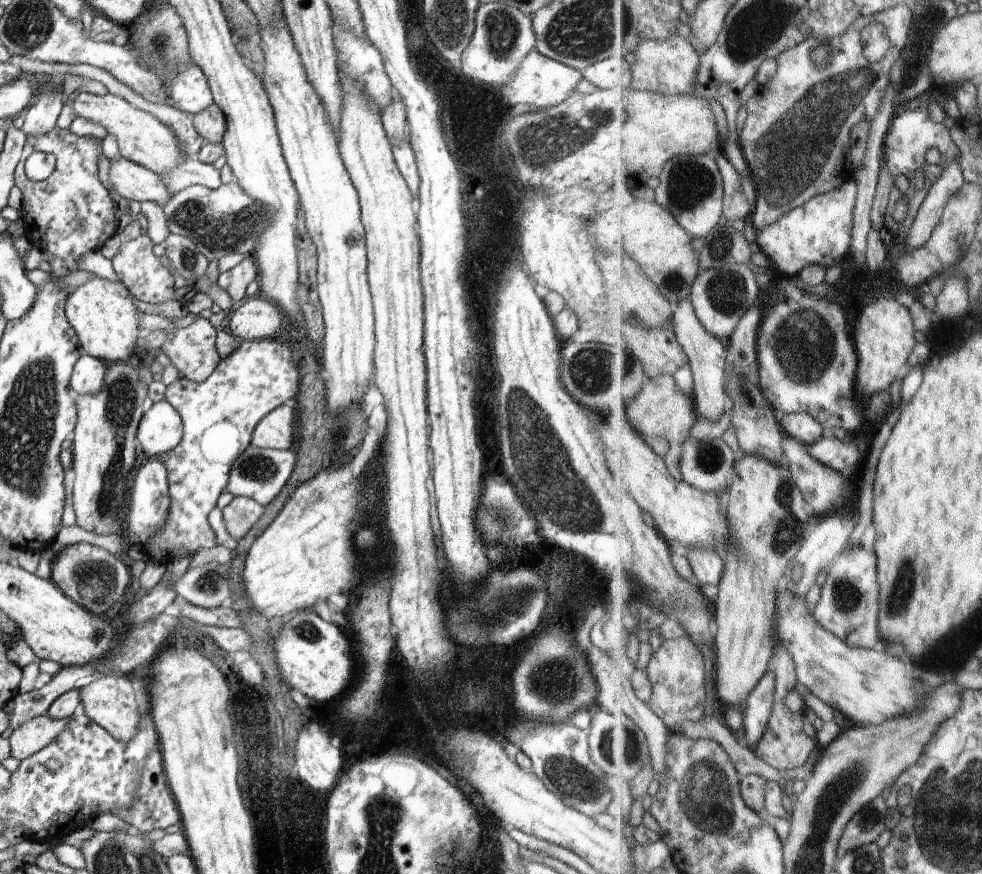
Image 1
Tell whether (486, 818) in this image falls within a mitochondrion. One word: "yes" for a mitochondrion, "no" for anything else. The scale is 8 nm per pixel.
no

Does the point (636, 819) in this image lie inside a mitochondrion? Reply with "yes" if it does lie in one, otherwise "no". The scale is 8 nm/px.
no

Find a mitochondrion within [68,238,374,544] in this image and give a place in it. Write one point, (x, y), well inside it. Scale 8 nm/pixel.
(121, 403)

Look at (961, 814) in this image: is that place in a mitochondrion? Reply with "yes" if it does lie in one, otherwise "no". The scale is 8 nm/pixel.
yes

